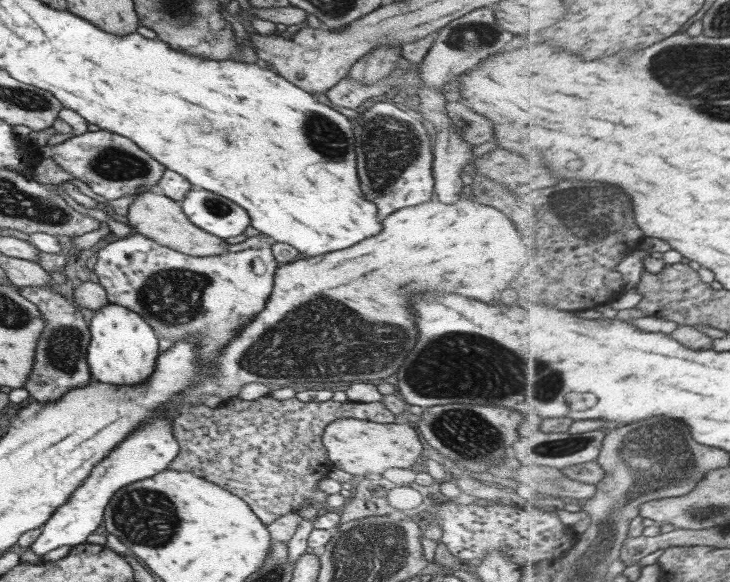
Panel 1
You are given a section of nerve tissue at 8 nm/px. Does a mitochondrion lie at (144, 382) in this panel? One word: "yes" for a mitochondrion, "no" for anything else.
no

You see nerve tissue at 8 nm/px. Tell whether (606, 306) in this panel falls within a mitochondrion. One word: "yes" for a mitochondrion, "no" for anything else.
no

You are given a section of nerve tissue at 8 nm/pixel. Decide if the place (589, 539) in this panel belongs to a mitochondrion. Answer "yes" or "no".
no

